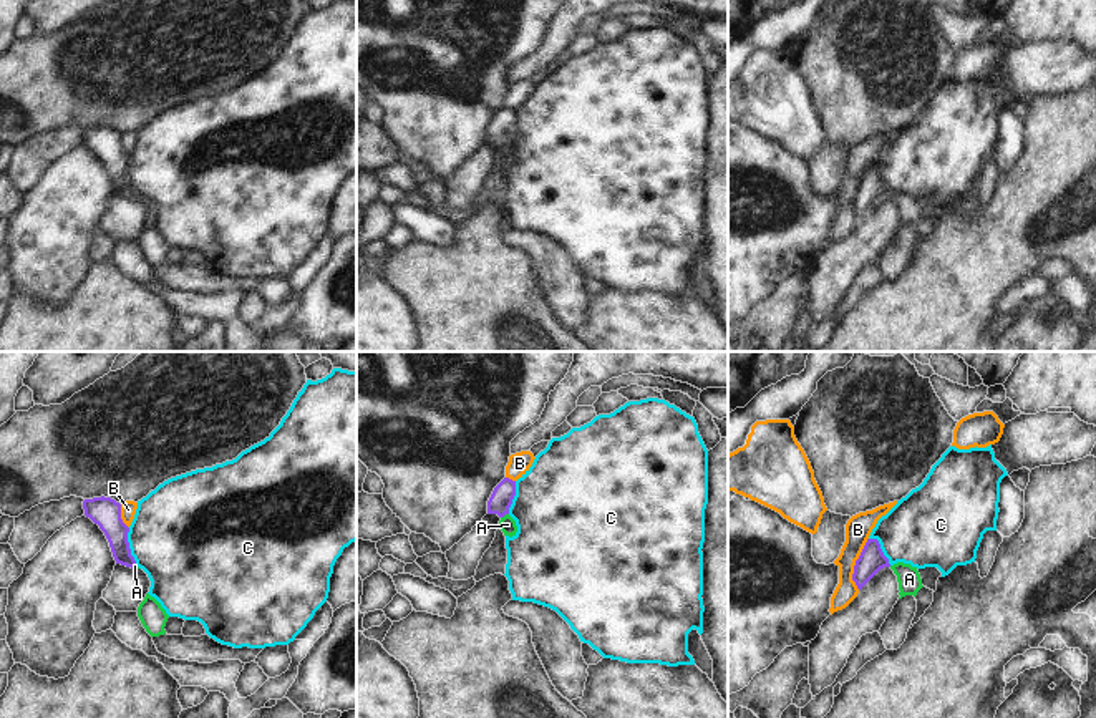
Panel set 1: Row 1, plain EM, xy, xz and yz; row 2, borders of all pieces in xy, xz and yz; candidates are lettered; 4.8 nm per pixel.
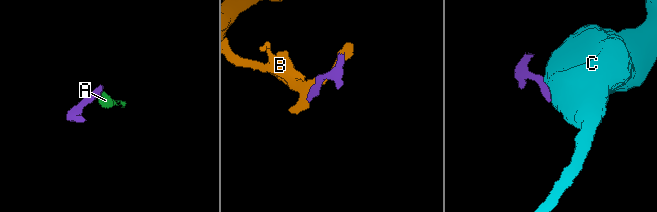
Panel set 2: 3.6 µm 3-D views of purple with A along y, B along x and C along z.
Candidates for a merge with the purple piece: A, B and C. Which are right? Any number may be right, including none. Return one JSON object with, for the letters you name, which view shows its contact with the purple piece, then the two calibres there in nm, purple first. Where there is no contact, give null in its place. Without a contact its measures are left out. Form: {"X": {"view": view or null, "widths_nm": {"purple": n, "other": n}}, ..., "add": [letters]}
{"A": {"view": "xz", "widths_nm": {"purple": 110, "other": 80}}, "add": ["A"]}

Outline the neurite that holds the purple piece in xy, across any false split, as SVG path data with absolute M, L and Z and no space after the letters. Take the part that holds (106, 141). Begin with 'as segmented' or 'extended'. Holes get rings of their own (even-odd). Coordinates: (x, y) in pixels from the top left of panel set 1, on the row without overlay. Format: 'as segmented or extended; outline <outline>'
as segmented; outline M93 126L83 129L85 144L90 146L104 161L116 192L134 196L128 161L129 156L121 148L121 133L111 126Z

